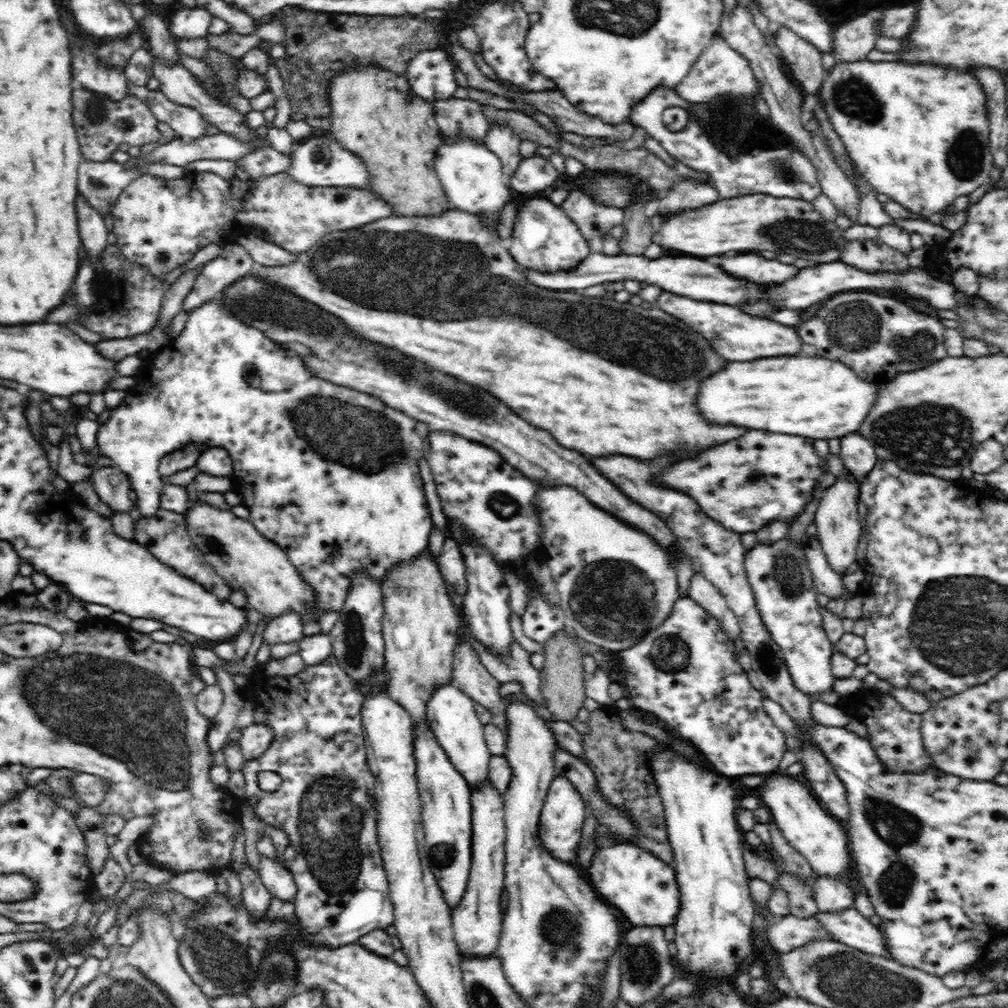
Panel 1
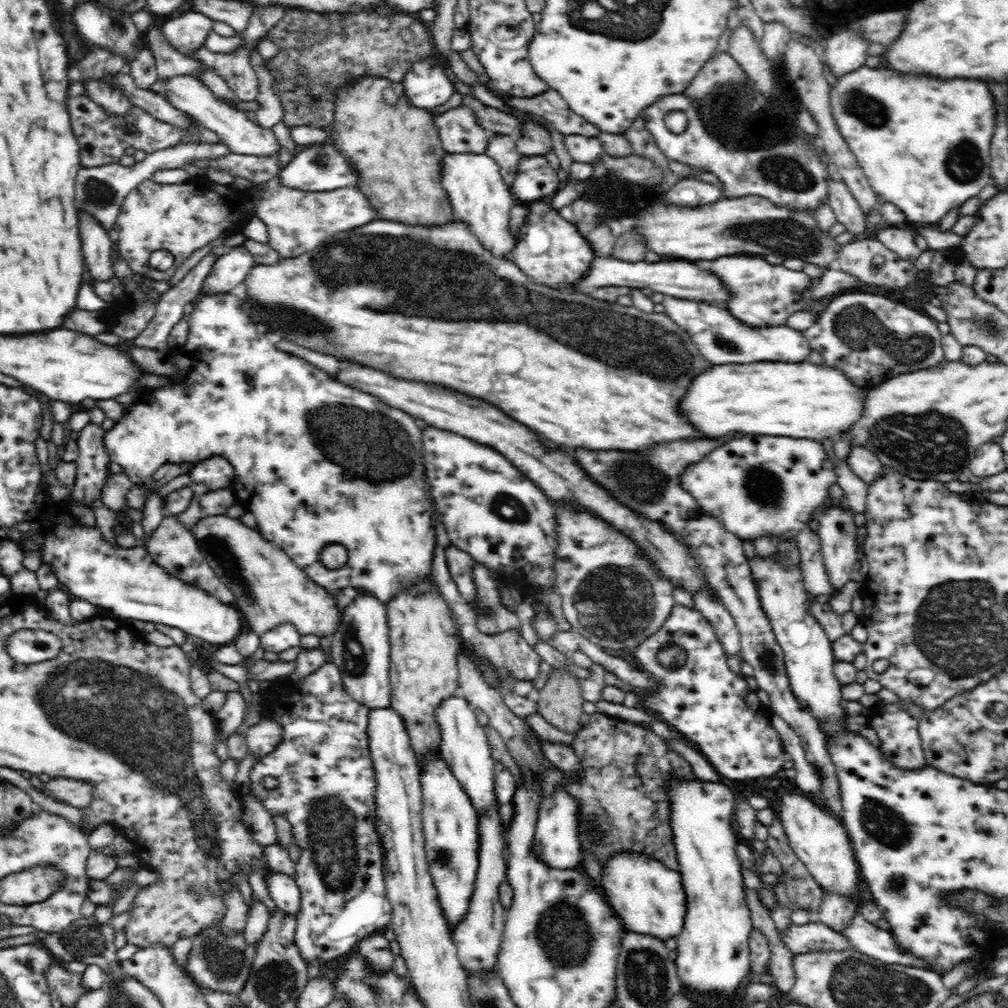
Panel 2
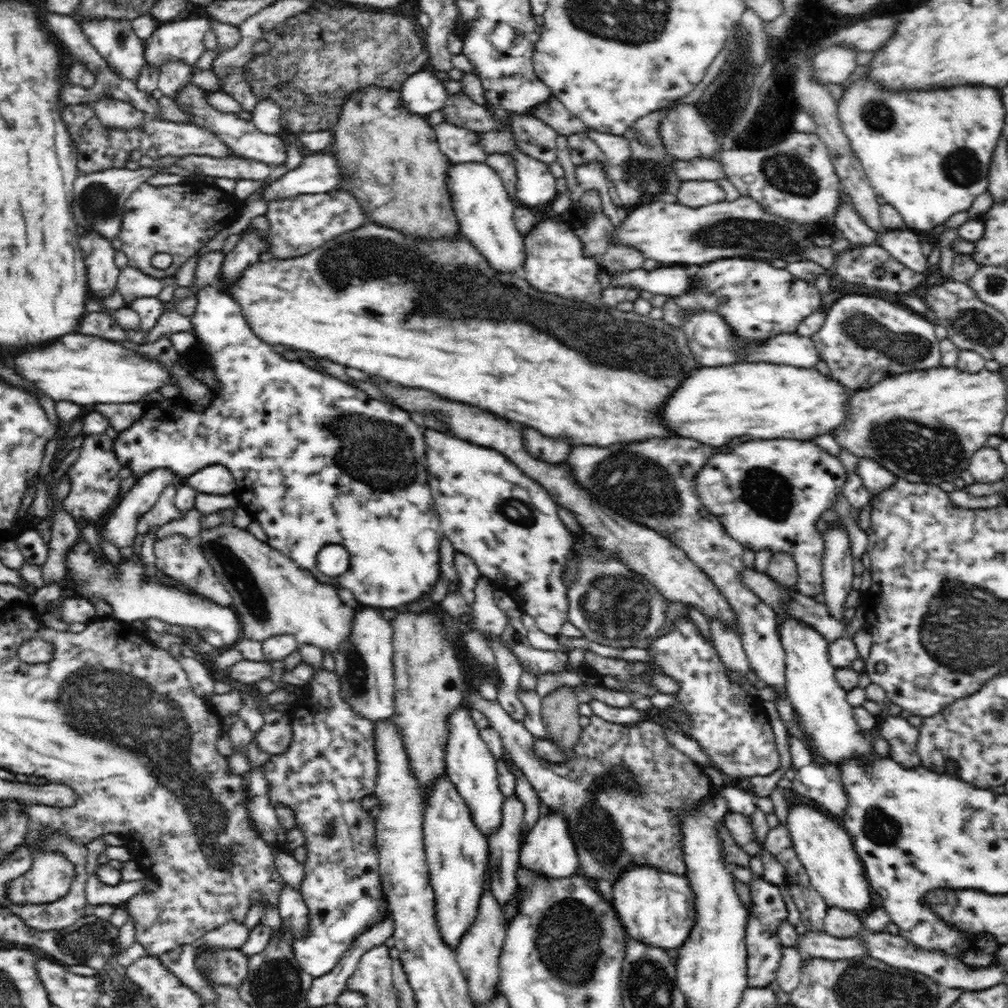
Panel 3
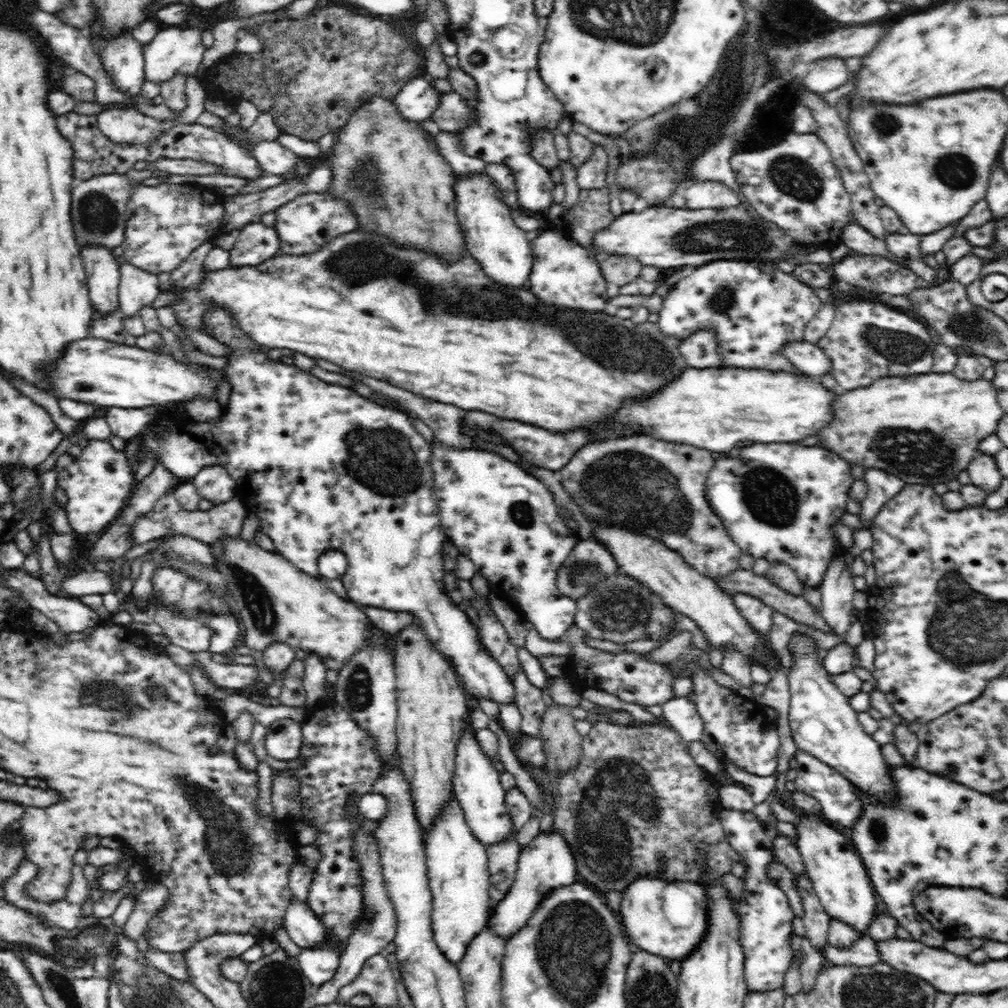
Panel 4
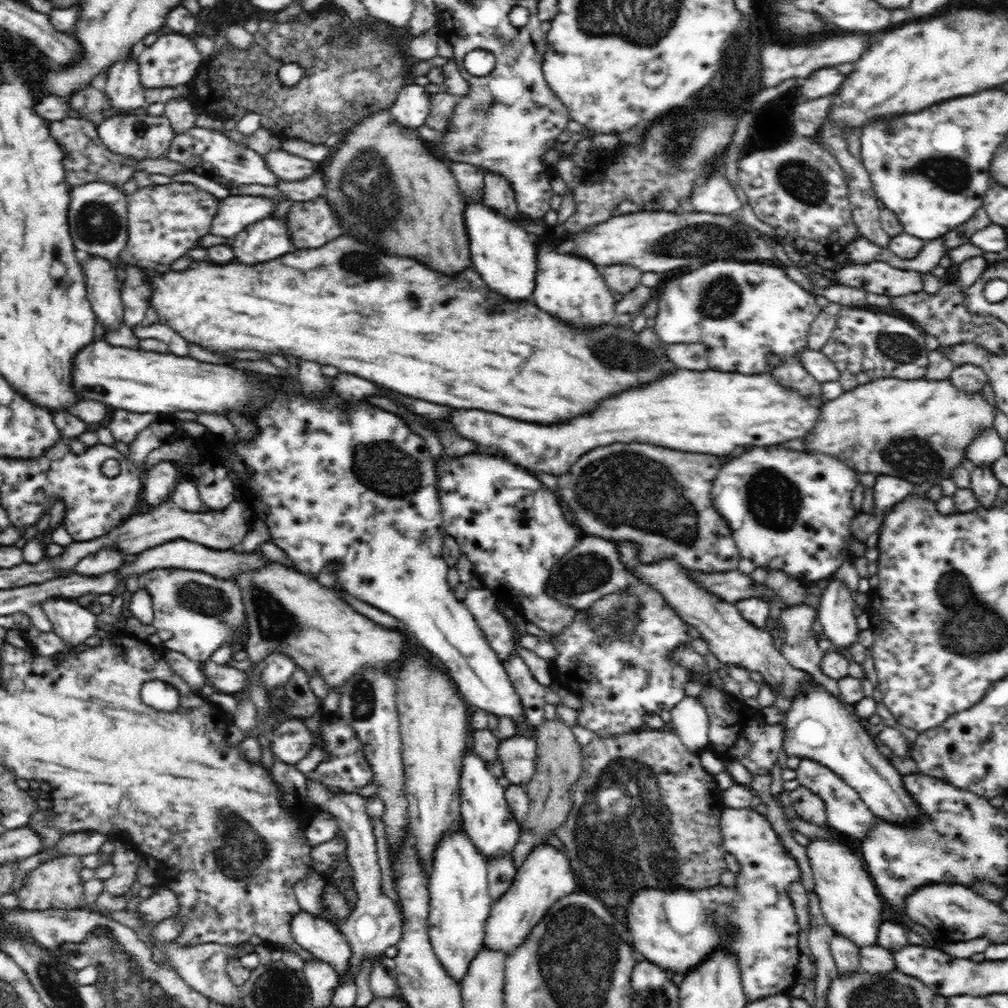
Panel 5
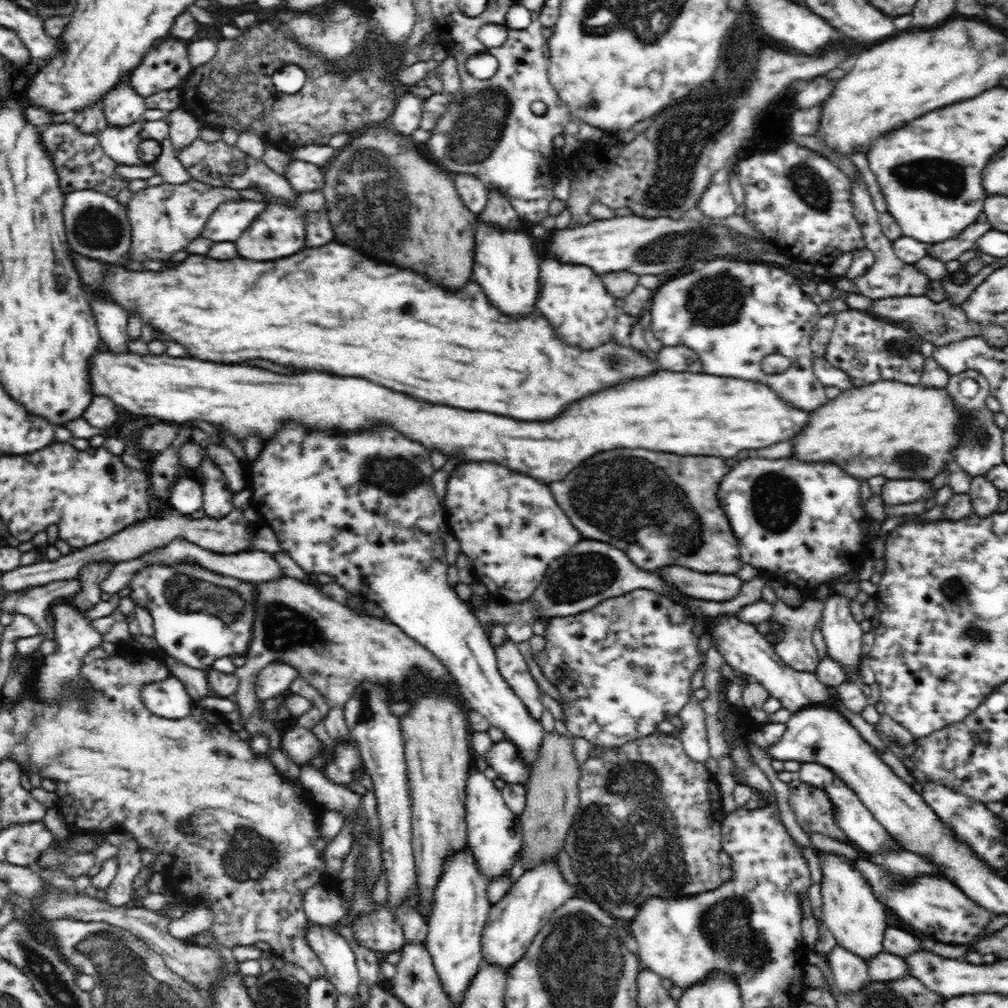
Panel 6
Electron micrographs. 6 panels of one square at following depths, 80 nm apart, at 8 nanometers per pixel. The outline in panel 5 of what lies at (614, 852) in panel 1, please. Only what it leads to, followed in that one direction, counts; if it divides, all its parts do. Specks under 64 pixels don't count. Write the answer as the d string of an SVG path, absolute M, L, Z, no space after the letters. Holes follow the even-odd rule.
M728 808L719 817L719 828L723 847L736 857L740 864L736 884L733 887L722 885L690 890L640 890L634 894L630 904L626 906L627 930L633 938L633 947L640 951L646 960L654 962L660 968L678 974L688 974L698 964L706 961L718 948L730 950L738 959L741 972L741 983L747 1002L768 998L776 994L788 994L794 986L794 978L798 975L796 964L800 960L801 949L798 947L800 925L792 905L788 886L792 882L800 882L800 867L790 851L782 845L776 830L756 810L748 808Z

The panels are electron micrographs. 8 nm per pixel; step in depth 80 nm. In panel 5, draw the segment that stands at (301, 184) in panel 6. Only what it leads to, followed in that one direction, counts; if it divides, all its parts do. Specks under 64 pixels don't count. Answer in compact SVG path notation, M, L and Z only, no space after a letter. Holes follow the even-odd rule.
M283 149L270 150L266 156L262 156L262 159L281 182L296 182L296 180L308 178L316 170L312 161L290 154Z

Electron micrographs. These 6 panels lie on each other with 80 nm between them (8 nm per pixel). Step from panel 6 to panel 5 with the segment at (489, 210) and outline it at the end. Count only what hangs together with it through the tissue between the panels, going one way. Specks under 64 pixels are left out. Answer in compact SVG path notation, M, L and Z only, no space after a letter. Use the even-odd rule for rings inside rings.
M495 172L484 174L484 205L492 211L504 215L506 219L514 219L519 216L517 200L511 187L511 183Z

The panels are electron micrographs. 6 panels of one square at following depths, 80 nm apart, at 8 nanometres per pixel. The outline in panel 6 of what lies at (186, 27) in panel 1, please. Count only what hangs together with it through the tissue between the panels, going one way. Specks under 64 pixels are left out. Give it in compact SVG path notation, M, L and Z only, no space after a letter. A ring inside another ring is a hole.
M169 36L149 49L140 66L131 72L129 85L140 96L152 96L160 91L181 86L190 76L191 62L188 41Z

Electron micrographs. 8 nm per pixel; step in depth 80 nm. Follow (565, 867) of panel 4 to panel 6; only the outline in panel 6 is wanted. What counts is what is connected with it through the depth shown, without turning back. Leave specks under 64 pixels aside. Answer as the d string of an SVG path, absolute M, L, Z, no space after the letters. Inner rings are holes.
M557 860L542 862L540 866L524 870L524 874L512 884L500 902L496 902L489 910L481 938L483 961L499 964L507 974L508 968L514 966L528 952L528 946L532 944L540 928L549 921L552 913L577 894L578 892L564 881Z

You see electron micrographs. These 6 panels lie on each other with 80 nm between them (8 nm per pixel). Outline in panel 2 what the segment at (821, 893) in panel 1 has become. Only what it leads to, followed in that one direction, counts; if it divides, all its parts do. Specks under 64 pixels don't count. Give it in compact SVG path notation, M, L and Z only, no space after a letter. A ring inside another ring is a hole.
M822 890L818 916L828 928L840 933L840 930L844 930L844 926L848 926L848 922L852 922L852 918L856 916L856 910L858 905L851 898Z

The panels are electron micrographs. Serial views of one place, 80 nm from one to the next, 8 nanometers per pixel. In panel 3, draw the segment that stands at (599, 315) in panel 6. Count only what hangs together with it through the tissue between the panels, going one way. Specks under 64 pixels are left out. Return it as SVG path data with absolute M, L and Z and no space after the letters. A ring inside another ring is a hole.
M547 218L538 222L532 230L525 236L524 247L526 247L526 261L524 269L521 271L522 276L540 292L555 294L560 298L566 300L581 300L588 304L601 305L600 294L604 290L604 286L600 283L600 273L602 268L599 267L597 258L586 258L586 252L584 252L584 246L578 236L578 230L575 226L569 222L555 222L553 218Z

